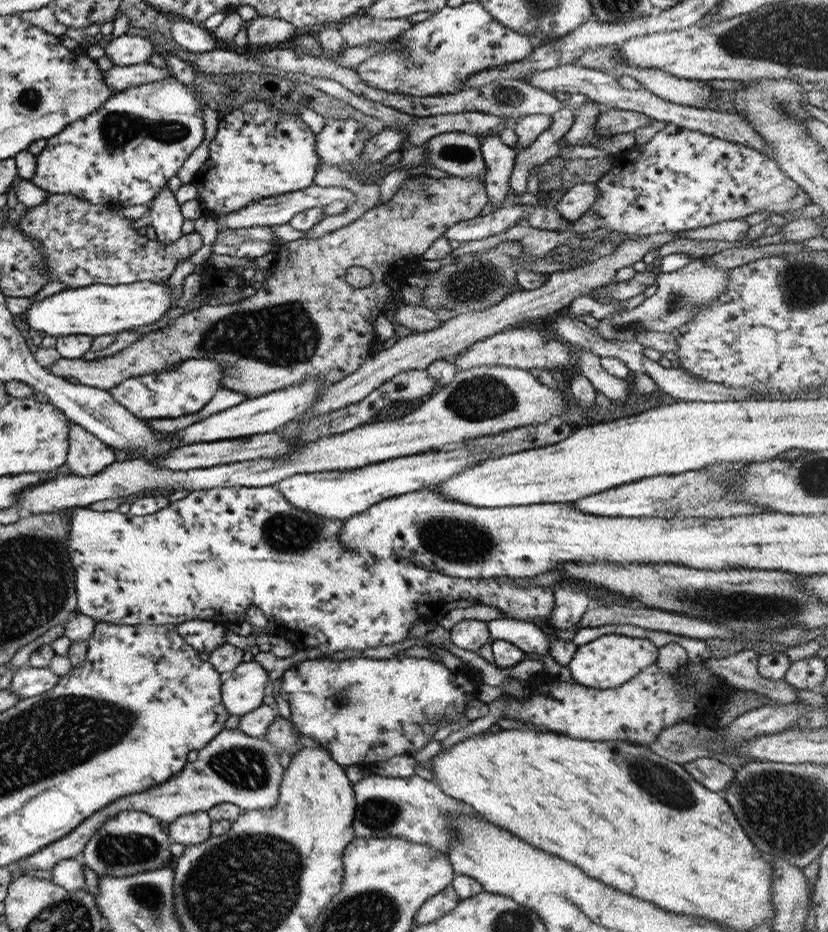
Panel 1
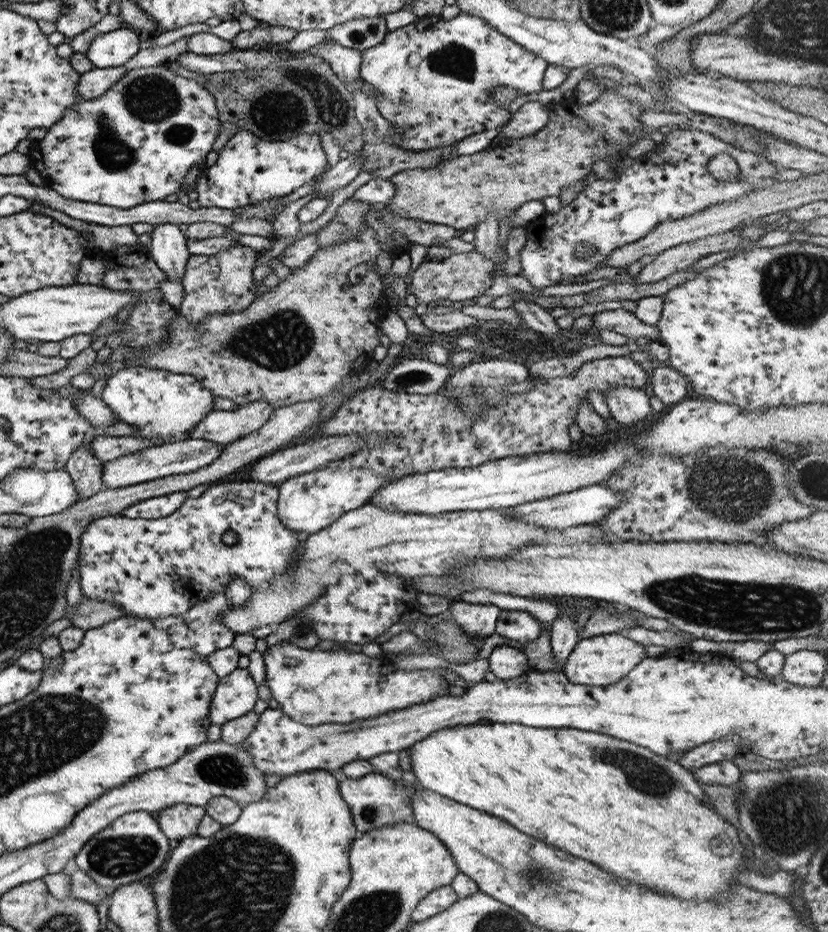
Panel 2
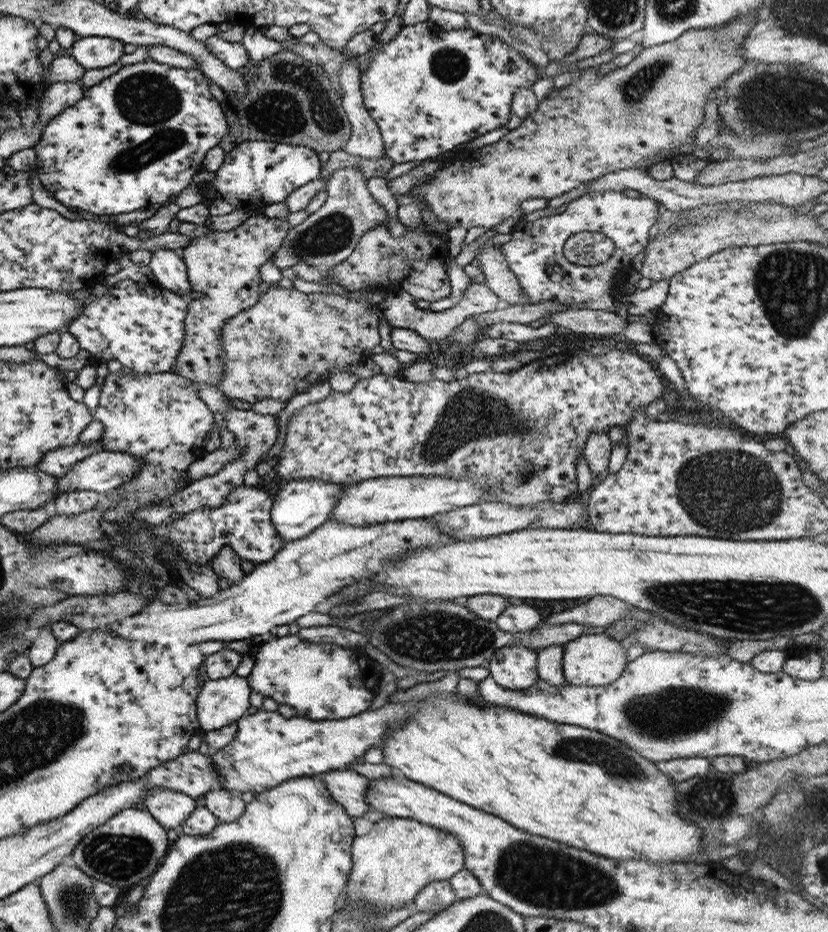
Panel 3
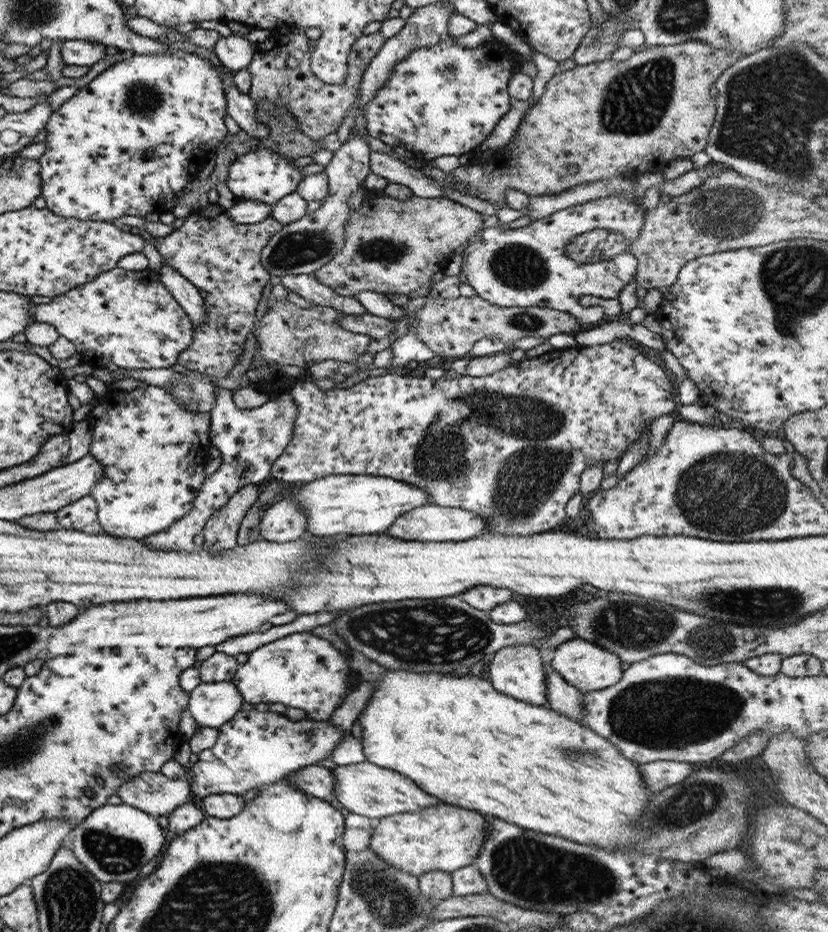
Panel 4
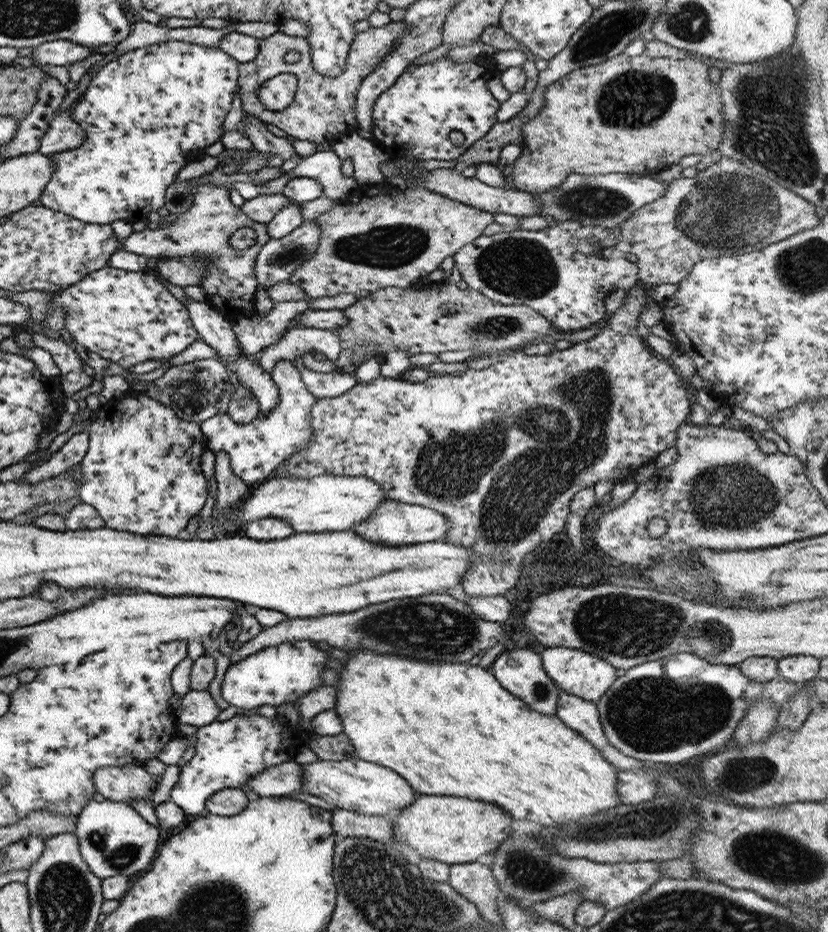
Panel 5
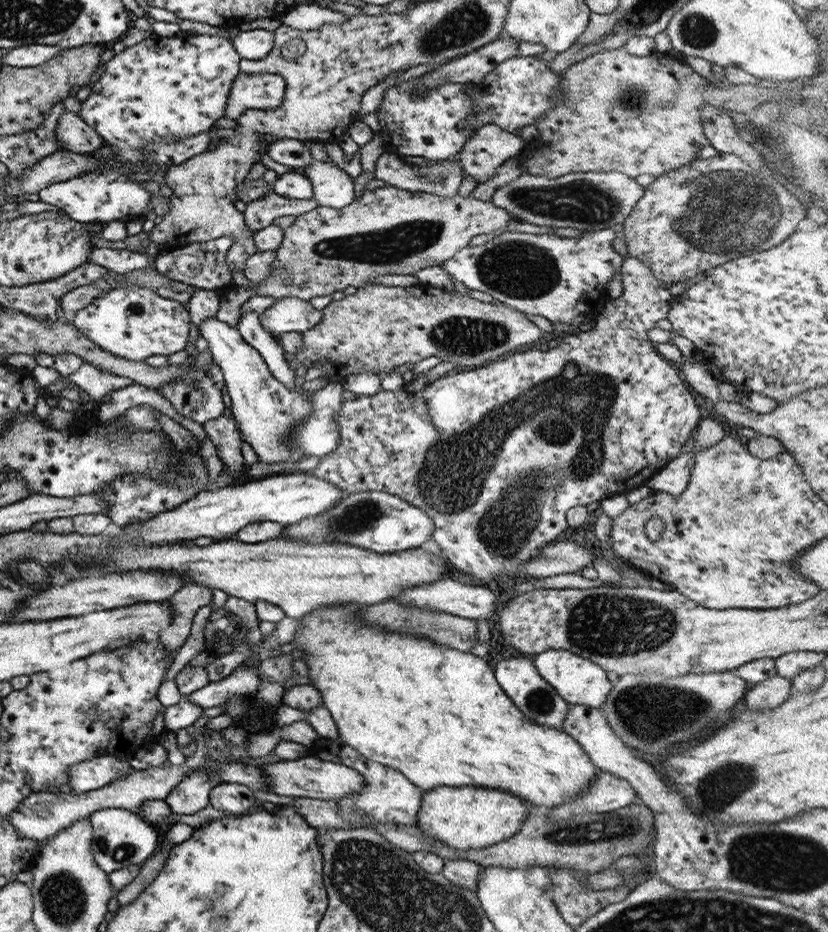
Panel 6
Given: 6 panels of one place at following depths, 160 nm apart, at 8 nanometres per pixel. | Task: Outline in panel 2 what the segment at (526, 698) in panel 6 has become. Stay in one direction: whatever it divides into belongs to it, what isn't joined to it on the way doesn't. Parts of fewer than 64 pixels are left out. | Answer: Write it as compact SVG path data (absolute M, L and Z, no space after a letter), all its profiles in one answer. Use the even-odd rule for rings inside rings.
M494 646L487 660L488 670L497 681L507 682L511 678L523 677L531 670L526 656L514 646Z

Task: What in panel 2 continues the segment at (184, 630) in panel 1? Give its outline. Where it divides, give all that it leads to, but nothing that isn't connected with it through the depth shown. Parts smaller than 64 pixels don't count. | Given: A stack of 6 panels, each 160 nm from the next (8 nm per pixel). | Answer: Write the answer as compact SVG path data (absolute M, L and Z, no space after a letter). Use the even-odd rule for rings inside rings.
M224 593L209 594L203 602L196 602L196 604L197 606L193 606L193 608L185 613L186 636L189 642L189 648L203 657L203 661L206 662L207 655L214 653L215 650L230 647L236 634L225 627L225 624L217 622L219 621L219 616L227 611L228 602Z

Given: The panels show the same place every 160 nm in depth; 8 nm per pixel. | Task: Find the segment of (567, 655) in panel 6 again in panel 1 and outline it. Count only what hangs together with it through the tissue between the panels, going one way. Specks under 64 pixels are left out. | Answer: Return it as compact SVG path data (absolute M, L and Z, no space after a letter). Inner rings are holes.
M607 634L576 646L567 668L576 684L596 690L622 686L640 670L656 662L658 648L645 638L633 638L620 634Z

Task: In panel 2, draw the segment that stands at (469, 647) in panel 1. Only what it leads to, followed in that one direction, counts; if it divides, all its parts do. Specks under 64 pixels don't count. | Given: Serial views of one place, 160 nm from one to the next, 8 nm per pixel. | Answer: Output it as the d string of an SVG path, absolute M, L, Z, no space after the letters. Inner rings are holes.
M451 602L450 618L468 636L489 636L494 632L495 622L501 612L496 605Z

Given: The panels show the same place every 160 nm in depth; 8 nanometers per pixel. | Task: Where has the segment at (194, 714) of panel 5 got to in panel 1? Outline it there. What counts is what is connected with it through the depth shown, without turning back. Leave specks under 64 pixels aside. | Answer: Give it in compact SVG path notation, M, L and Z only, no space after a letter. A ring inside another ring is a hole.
M250 660L241 661L229 674L222 676L220 697L230 715L243 716L263 702L263 689L269 682L263 666Z

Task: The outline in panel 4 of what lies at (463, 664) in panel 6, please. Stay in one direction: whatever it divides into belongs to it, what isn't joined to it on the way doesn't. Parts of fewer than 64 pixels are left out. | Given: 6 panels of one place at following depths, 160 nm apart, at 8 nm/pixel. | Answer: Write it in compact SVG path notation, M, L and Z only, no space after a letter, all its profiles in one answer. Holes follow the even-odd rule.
M387 669L387 673L381 675L380 678L381 680L373 686L369 702L357 718L362 730L360 742L362 753L367 762L402 774L414 782L423 792L438 798L443 803L474 810L481 814L487 814L487 816L497 816L497 818L503 818L505 822L511 822L511 824L525 828L525 830L551 834L551 836L559 836L559 838L565 838L565 840L571 840L577 844L609 850L616 848L616 846L630 846L630 844L636 844L636 842L641 842L646 838L647 833L639 826L638 820L645 810L643 806L648 805L649 795L653 792L649 792L648 788L643 786L644 780L638 765L627 760L616 749L615 745L599 736L589 727L583 726L573 719L565 718L548 706L533 706L501 694L493 689L489 680L484 680L479 675L472 677L466 674L453 677L445 676L444 673Z

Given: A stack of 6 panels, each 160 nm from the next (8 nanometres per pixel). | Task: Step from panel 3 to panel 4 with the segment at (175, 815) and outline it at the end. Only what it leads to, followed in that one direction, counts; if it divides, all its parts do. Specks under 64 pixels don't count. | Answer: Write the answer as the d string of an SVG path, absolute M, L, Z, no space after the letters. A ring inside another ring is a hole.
M183 740L177 747L172 756L173 759L185 769L186 774L182 778L176 778L175 780L169 780L163 776L160 772L142 772L133 778L130 778L127 782L120 784L117 788L116 794L121 798L123 804L134 806L137 810L142 810L144 813L155 816L167 817L168 814L177 808L180 804L190 802L190 784L189 780L189 744L186 740Z

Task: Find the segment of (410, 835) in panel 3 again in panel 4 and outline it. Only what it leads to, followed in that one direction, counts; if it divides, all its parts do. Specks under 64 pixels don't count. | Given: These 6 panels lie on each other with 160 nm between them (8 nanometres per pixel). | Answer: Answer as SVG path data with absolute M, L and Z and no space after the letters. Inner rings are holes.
M440 801L417 812L392 814L374 820L368 848L391 868L411 876L418 877L432 870L451 873L475 863L487 830L489 824L485 814Z

